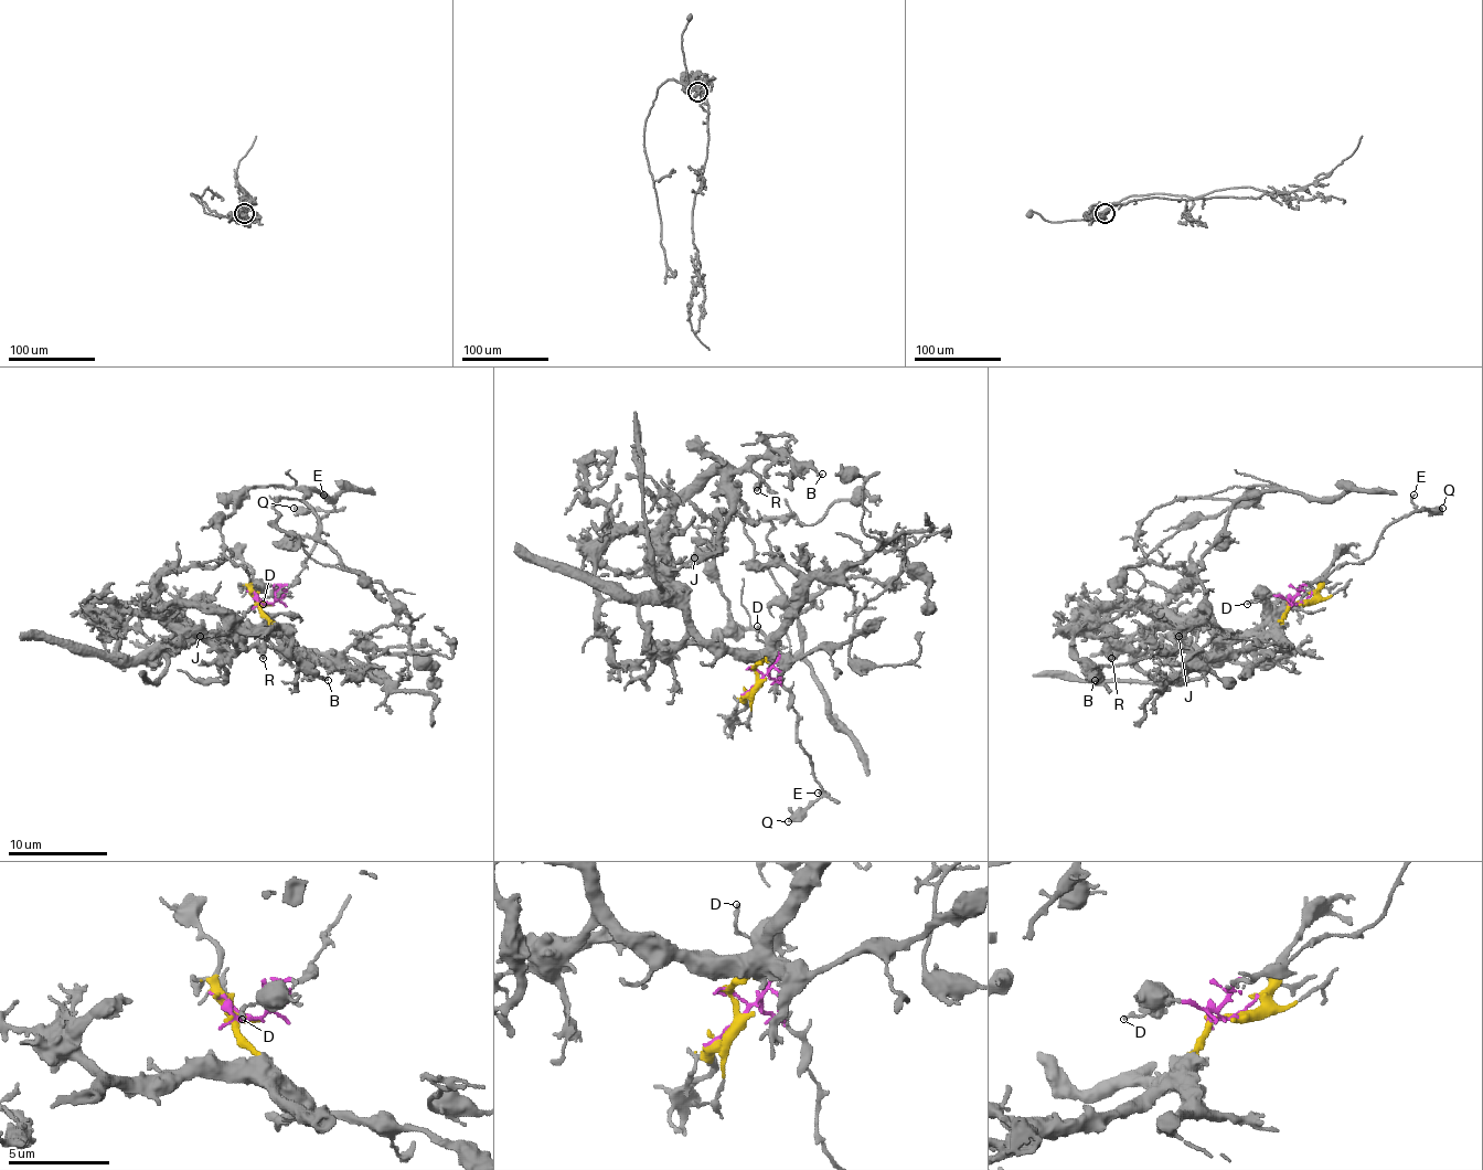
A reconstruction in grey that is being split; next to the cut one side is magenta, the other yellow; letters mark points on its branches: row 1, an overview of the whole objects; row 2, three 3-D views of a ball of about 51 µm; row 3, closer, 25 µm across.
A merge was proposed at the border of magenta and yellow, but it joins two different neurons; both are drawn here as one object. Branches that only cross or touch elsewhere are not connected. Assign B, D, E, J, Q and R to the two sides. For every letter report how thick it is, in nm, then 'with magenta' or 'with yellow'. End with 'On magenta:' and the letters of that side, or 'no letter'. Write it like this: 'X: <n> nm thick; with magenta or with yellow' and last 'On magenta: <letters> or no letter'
B: 200 nm thick; with yellow
D: 170 nm thick; with magenta
E: 110 nm thick; with magenta
J: 360 nm thick; with yellow
Q: 320 nm thick; with magenta
R: 440 nm thick; with yellow
On magenta: D, E, Q

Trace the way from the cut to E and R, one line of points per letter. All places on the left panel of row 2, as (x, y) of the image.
E: (266, 603), (284, 586), (296, 581), (316, 543), (316, 529), (320, 519), (333, 509), (323, 493)
R: (266, 603), (260, 606), (266, 623), (196, 638), (169, 613), (184, 603), (206, 603), (260, 636), (264, 658)

